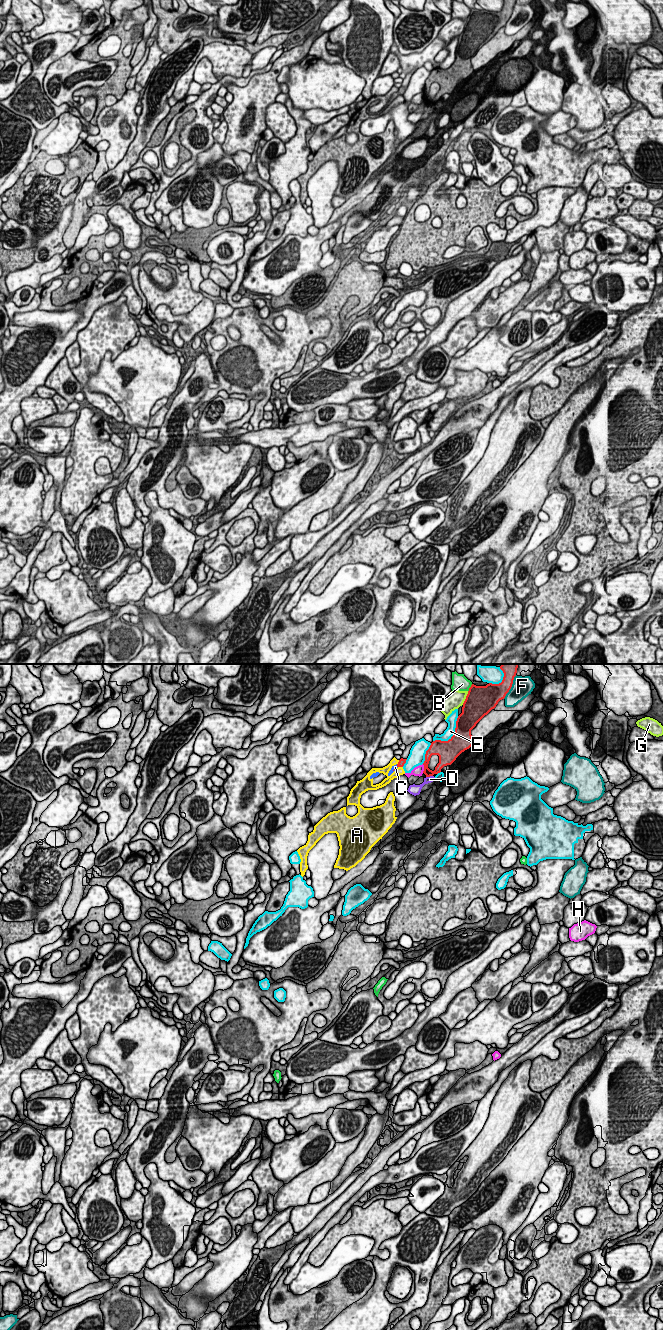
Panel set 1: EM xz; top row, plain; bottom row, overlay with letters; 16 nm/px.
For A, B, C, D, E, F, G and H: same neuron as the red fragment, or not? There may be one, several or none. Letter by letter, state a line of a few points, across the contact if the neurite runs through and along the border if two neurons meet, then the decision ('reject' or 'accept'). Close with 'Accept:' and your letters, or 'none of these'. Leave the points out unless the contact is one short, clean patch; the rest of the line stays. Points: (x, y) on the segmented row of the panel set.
A: reject
B: xz (472, 684), (468, 691) | reject
C: accept
D: reject
E: reject
F: reject
G: reject
H: reject
Accept: C

